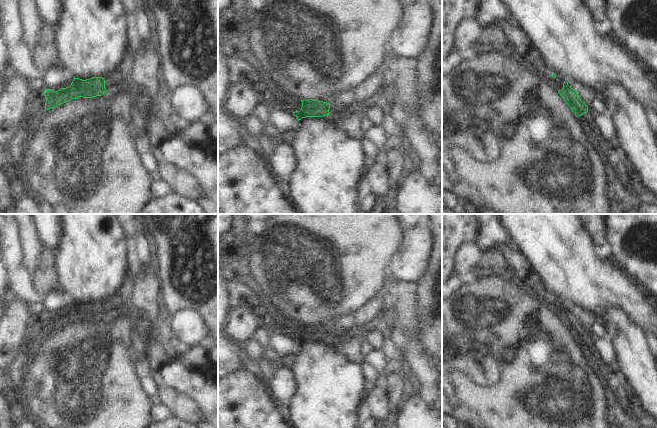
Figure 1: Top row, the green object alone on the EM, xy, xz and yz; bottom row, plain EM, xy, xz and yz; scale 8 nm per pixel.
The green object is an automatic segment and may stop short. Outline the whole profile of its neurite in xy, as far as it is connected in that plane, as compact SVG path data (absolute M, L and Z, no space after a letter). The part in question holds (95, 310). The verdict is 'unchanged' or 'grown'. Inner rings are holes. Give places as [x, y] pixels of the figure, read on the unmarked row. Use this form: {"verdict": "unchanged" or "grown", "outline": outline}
{"verdict": "grown", "outline": "M65 290L54 291L51 294L57 294L62 298L62 307L49 309L44 314L43 319L47 323L46 335L78 321L93 322L107 316L106 305L102 301L92 301L86 304L75 302Z"}

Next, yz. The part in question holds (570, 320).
{"verdict": "grown", "outline": "M553 296L546 299L544 304L554 312L566 328L570 331L576 341L592 335L592 330L587 330L578 319L579 306L565 296Z"}

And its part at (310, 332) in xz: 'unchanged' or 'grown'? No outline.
grown

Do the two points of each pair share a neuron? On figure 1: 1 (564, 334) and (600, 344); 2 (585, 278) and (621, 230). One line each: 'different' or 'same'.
1: different
2: different

